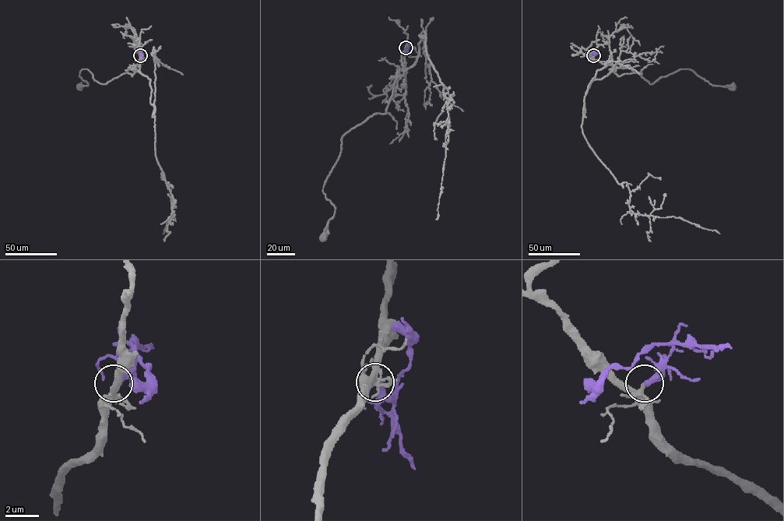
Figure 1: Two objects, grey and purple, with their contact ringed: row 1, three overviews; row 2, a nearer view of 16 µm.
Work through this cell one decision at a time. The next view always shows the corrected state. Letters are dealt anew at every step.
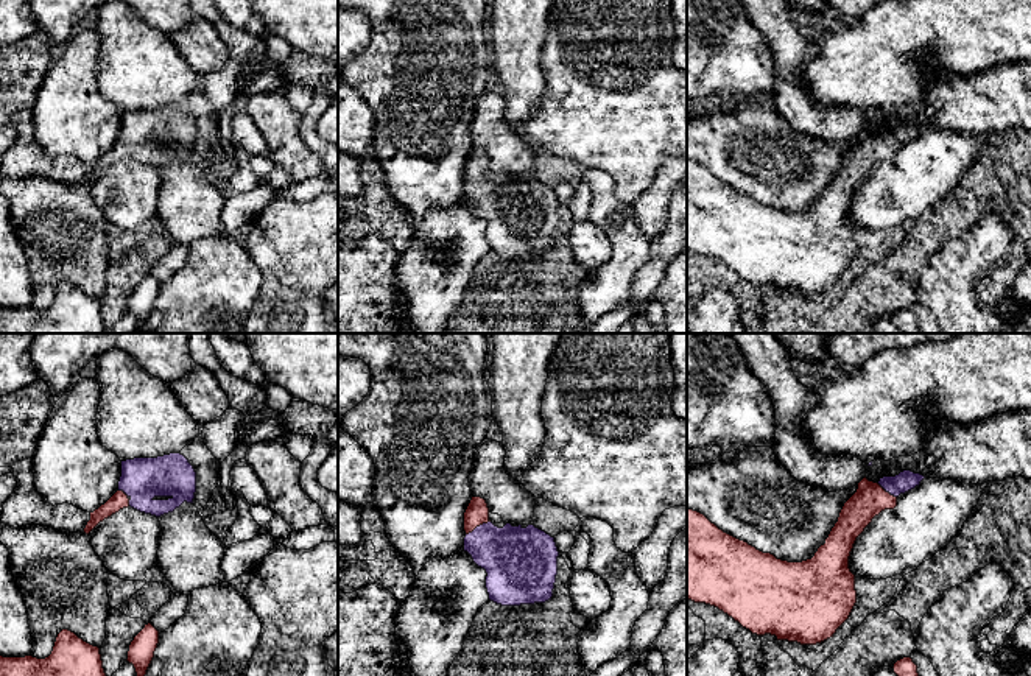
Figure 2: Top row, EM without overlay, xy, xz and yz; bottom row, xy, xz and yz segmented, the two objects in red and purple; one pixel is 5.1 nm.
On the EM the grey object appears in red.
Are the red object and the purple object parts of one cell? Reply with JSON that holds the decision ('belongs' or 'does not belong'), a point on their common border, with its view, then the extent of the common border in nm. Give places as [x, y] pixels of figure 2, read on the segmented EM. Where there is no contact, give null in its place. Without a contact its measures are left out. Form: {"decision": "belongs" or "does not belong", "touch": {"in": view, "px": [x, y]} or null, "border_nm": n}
{"decision": "belongs", "touch": {"in": "xz", "px": [477, 525]}, "border_nm": 150}

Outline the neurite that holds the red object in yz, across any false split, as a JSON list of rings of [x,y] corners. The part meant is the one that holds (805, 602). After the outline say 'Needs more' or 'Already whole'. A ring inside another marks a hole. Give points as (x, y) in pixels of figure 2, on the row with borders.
[[[911,470],[883,477],[878,483],[864,477],[857,492],[844,503],[825,544],[811,559],[802,562],[788,562],[763,553],[724,533],[704,514],[687,508],[687,598],[718,607],[757,636],[771,634],[777,640],[801,645],[816,645],[833,637],[857,603],[855,575],[849,569],[857,537],[875,516],[894,509],[897,497],[919,486],[924,478]]]. Needs more

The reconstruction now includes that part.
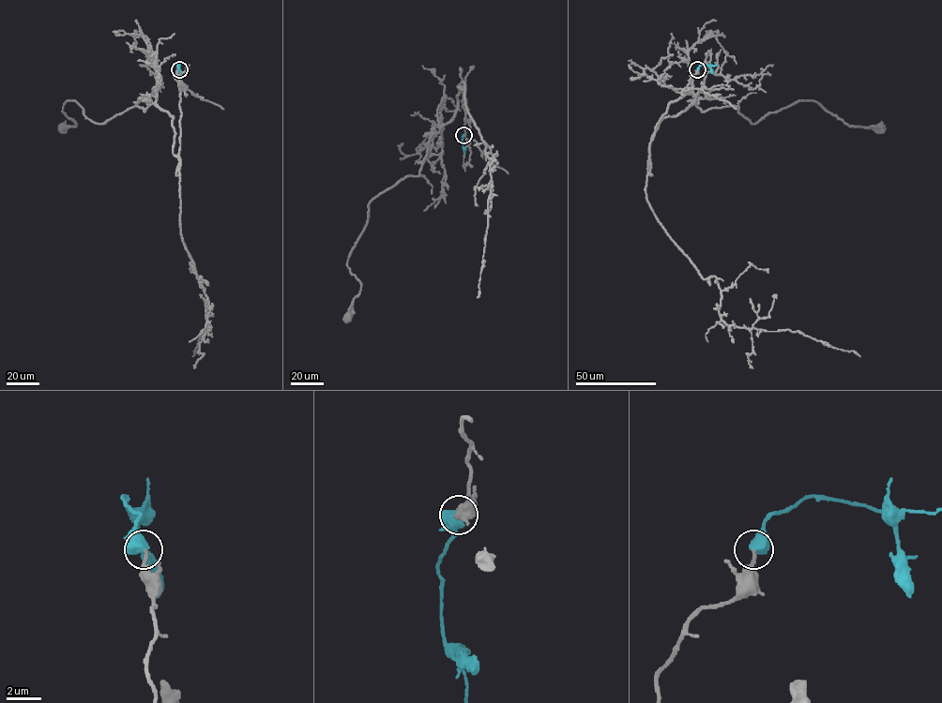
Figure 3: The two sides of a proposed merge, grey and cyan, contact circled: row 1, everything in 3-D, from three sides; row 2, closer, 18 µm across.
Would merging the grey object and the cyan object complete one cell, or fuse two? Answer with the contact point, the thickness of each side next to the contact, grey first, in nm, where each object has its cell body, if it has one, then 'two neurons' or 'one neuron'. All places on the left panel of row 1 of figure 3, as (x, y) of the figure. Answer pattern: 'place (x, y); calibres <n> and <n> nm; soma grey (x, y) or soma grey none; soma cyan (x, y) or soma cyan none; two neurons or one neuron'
place (179, 69); calibres 190 and 700 nm; soma grey (62, 128); soma cyan none; one neuron

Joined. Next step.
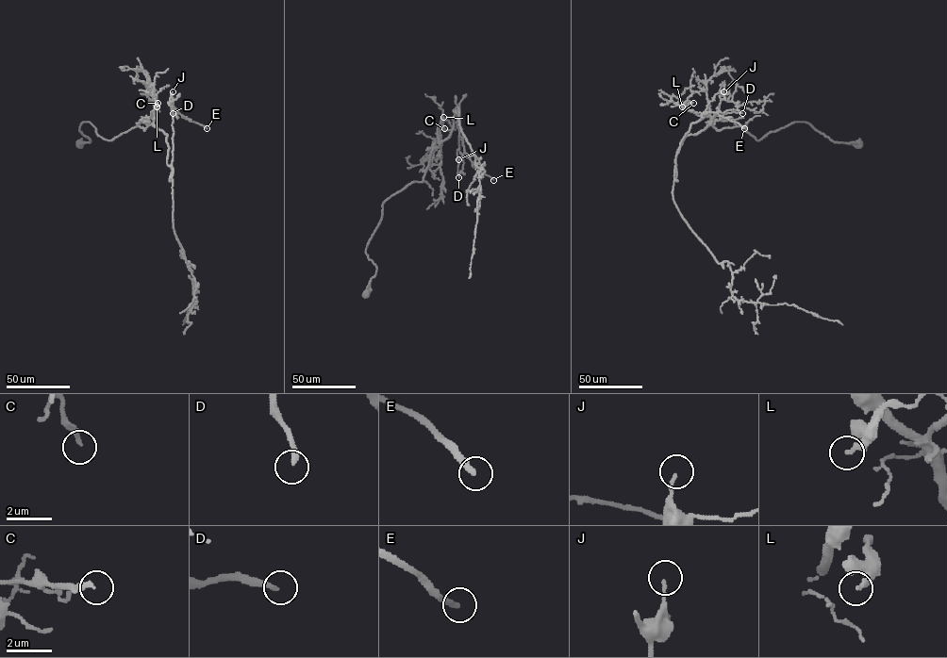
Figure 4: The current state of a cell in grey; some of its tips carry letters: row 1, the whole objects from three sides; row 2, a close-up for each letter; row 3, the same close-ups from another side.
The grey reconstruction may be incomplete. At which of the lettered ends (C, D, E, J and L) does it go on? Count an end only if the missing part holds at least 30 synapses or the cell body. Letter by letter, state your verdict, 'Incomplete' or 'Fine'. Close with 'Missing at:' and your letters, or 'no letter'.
C: Fine
D: Incomplete
E: Incomplete
J: Fine
L: Fine
Missing at: D, E

